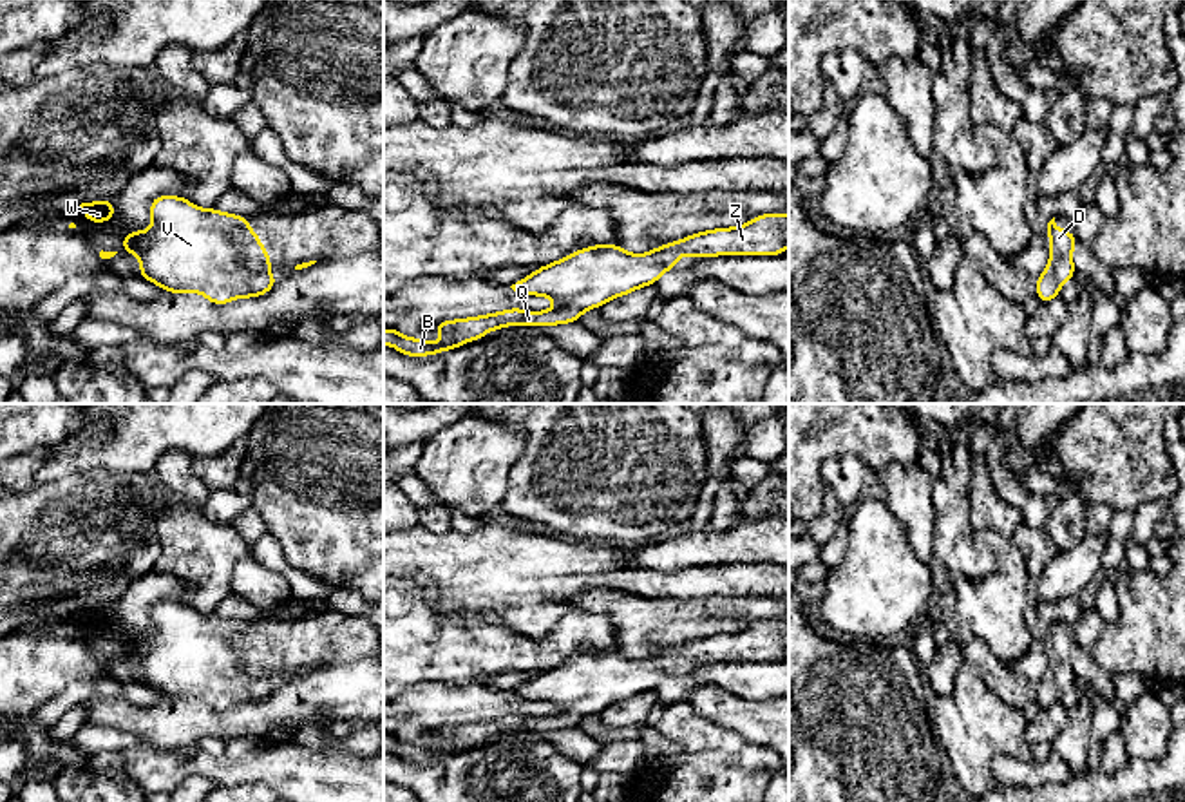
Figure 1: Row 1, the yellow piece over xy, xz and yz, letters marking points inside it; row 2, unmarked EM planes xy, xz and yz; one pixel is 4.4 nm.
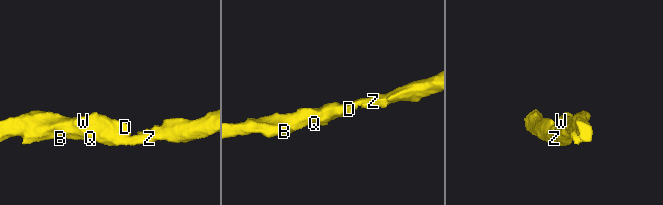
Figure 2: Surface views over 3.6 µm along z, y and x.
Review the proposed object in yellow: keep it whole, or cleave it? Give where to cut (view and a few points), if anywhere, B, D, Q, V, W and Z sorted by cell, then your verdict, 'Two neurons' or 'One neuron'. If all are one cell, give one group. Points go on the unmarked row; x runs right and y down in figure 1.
No split. Groups: B D Q V W Z. One neuron

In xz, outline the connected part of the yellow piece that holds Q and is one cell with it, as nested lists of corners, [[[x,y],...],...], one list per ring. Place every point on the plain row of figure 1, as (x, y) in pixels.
[[[762,619],[742,632],[715,634],[648,655],[644,661],[619,650],[581,654],[555,668],[545,670],[510,693],[536,702],[552,702],[557,711],[546,717],[508,713],[469,724],[434,728],[445,744],[431,748],[403,742],[398,733],[384,735],[384,749],[405,762],[429,762],[461,753],[492,735],[507,731],[557,731],[579,726],[592,713],[653,692],[662,679],[678,673],[680,661],[782,661],[789,652],[789,619]]]

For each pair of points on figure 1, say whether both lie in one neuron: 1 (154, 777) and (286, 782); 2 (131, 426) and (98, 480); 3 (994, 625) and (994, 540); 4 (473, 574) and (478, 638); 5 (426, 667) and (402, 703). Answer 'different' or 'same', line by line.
1: same
2: different
3: same
4: different
5: different

